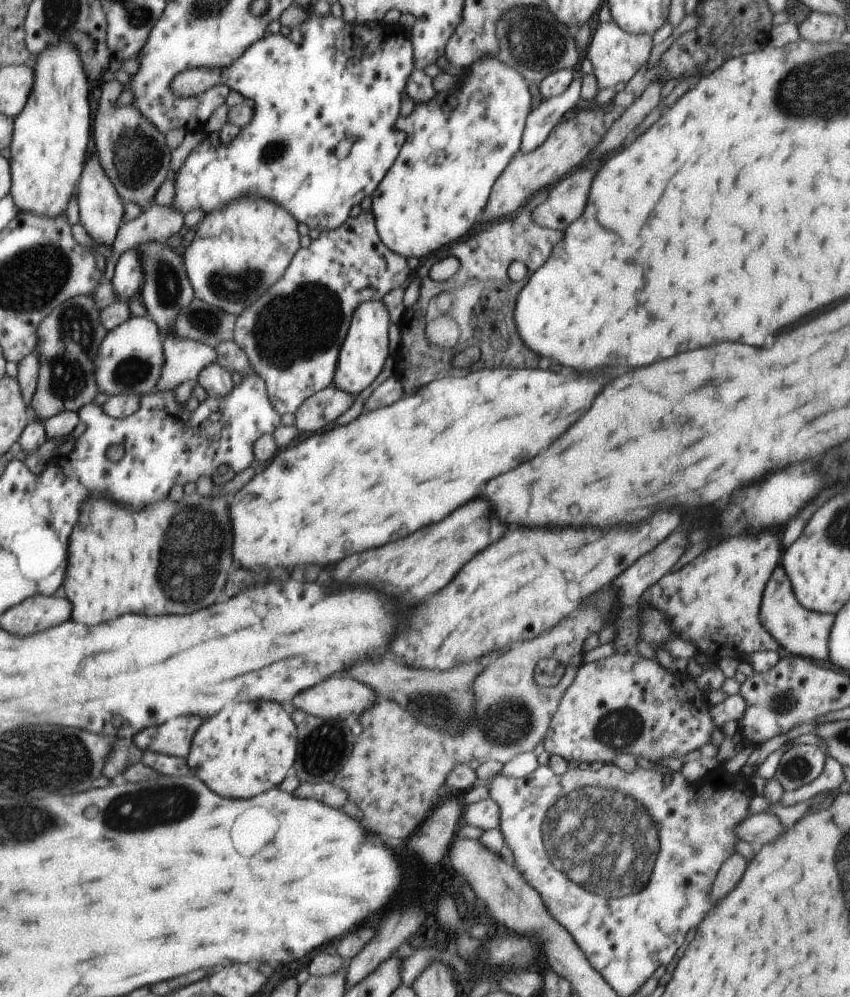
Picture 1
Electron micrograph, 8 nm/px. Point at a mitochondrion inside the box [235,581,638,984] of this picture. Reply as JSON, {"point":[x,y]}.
{"point":[506,723]}

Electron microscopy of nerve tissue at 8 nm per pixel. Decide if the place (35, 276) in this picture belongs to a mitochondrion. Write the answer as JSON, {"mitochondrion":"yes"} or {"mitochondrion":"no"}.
{"mitochondrion":"yes"}

